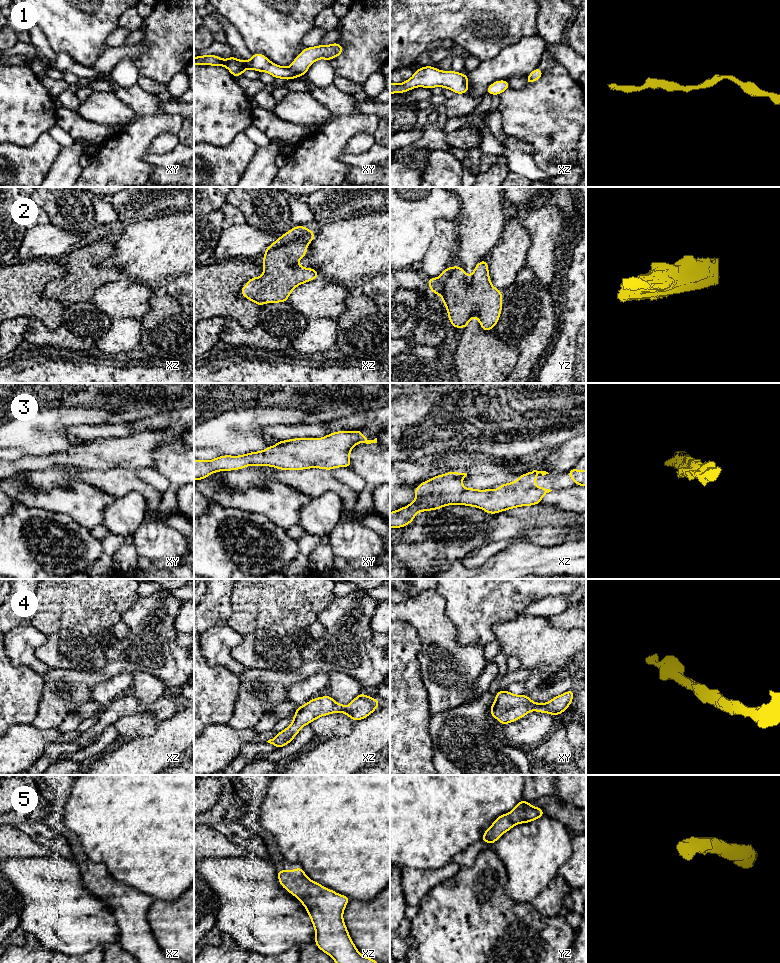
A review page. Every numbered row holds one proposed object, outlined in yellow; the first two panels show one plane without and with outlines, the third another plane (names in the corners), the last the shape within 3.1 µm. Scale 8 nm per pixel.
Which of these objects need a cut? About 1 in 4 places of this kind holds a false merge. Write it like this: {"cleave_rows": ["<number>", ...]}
{"cleave_rows": []}

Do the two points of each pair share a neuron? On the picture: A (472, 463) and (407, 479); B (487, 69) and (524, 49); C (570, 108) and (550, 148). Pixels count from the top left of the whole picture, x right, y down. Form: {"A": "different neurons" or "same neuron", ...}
{"A": "same neuron", "B": "same neuron", "C": "same neuron"}

